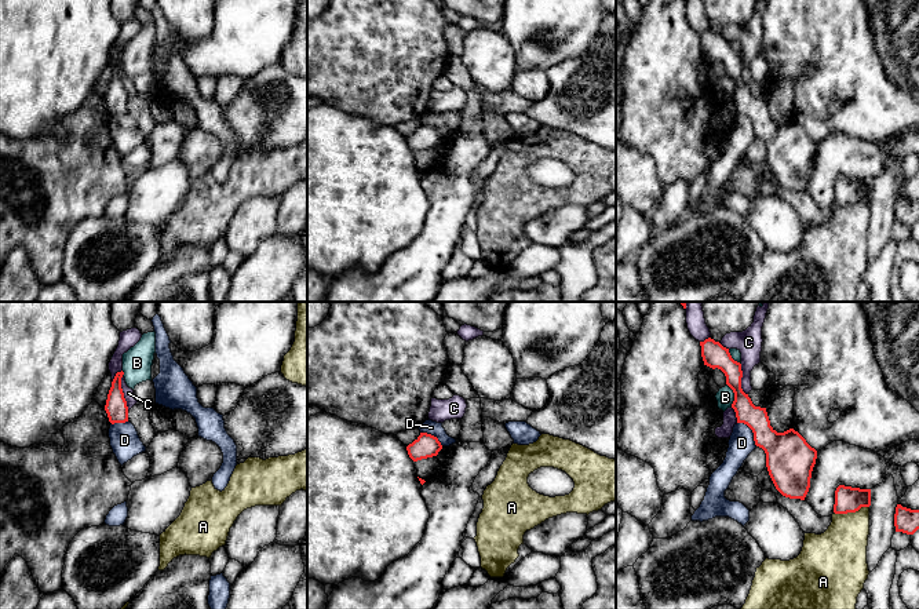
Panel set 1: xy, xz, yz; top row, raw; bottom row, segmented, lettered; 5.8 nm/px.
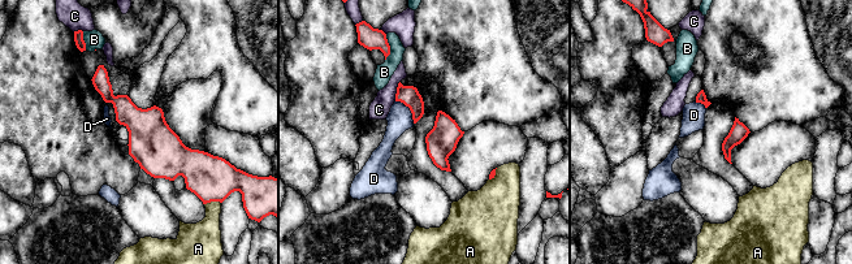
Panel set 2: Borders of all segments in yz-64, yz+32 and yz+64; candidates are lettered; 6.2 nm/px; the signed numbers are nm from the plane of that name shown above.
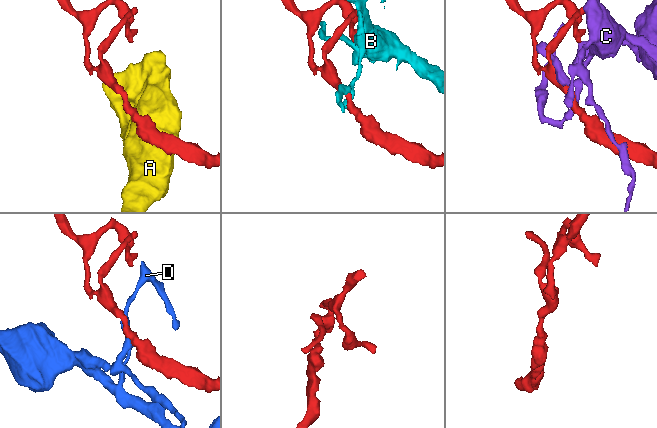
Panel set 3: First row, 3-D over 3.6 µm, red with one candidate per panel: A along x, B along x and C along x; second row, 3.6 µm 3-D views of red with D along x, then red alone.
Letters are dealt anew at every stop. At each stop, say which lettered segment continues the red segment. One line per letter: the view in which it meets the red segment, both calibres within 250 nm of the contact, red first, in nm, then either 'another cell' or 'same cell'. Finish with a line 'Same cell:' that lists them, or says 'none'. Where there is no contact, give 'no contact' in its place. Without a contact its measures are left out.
A: yz | 150/300 nm | another cell
B: yz | 140/110 nm | another cell
C: xy | 130/60 nm | another cell
D: yz | 260/150 nm | another cell
Same cell: none

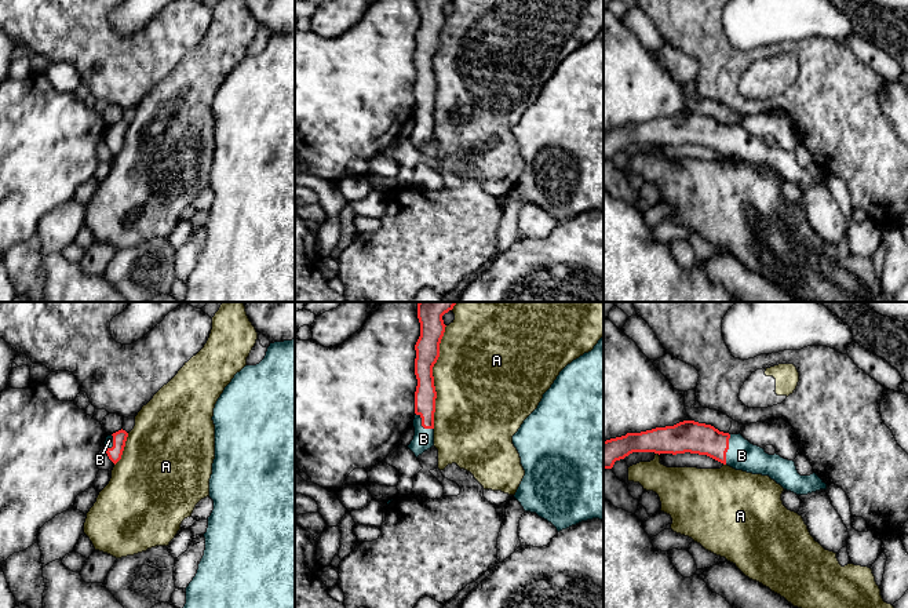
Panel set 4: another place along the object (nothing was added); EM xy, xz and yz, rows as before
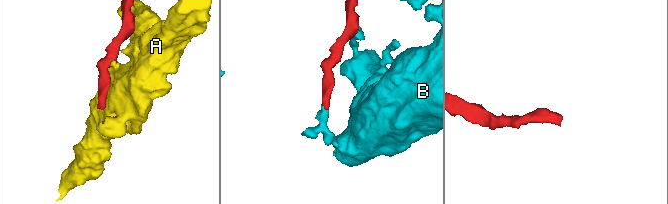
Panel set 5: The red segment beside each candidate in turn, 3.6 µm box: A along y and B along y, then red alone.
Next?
A: xz | 140/500 nm | another cell
B: yz | 190/180 nm | same cell
Same cell: B

